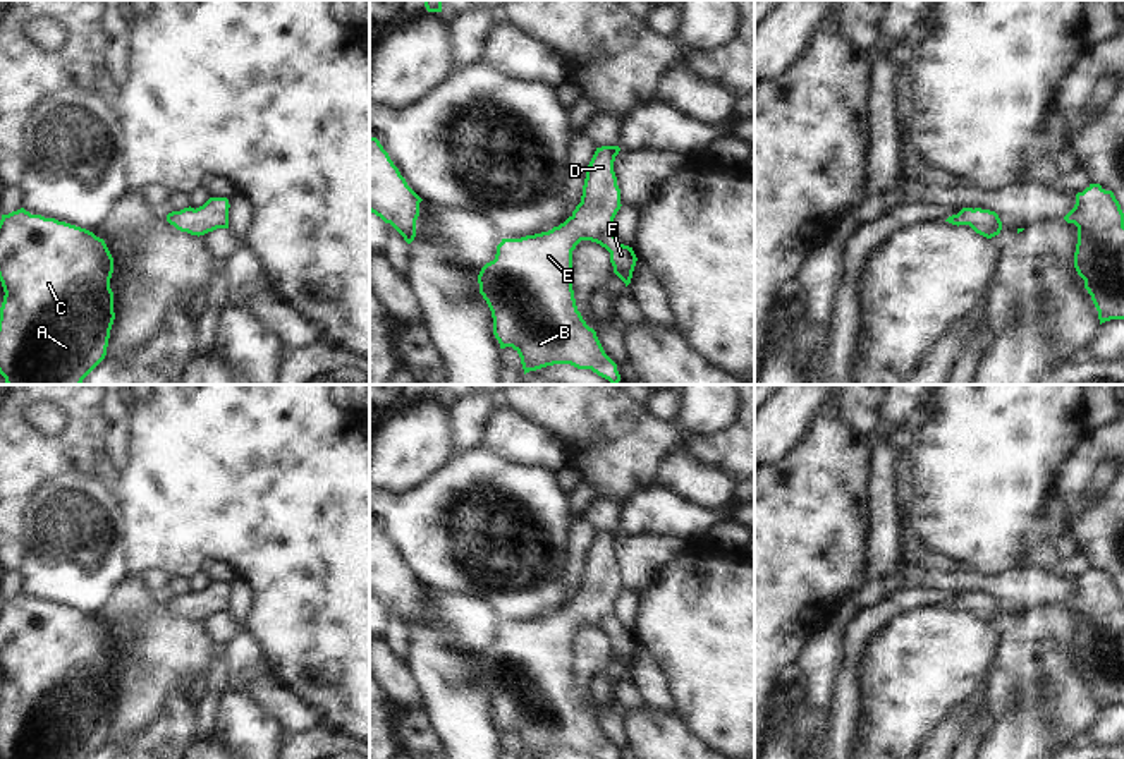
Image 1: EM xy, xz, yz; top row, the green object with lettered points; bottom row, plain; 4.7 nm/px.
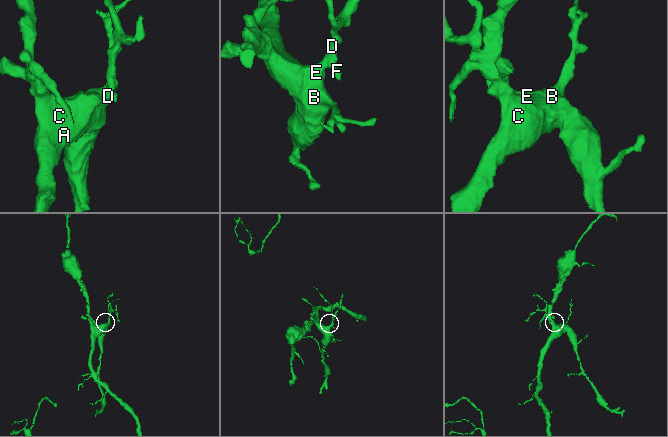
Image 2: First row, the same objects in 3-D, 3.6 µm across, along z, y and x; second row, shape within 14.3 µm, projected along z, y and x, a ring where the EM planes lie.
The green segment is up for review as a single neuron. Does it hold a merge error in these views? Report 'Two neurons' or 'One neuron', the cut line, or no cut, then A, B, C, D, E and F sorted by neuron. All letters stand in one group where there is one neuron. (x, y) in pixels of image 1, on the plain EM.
One neuron. No split. Groups: A B C D E F

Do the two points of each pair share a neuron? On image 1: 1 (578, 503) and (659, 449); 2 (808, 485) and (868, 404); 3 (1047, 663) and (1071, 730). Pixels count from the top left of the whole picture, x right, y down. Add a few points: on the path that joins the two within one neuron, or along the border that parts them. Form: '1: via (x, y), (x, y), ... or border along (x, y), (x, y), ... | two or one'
1: border along (583, 481), (597, 498) | two
2: border along (829, 402), (846, 425), (870, 438) | two
3: via (1064, 680), (1071, 694), (1071, 713) | one

